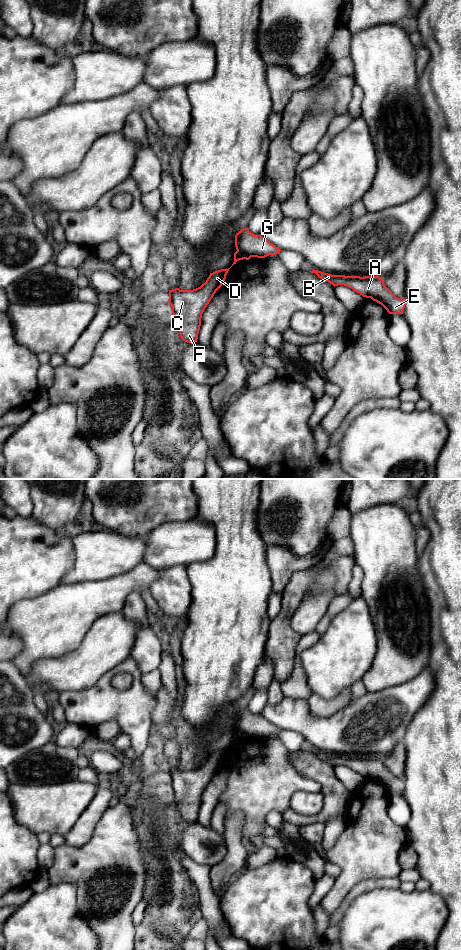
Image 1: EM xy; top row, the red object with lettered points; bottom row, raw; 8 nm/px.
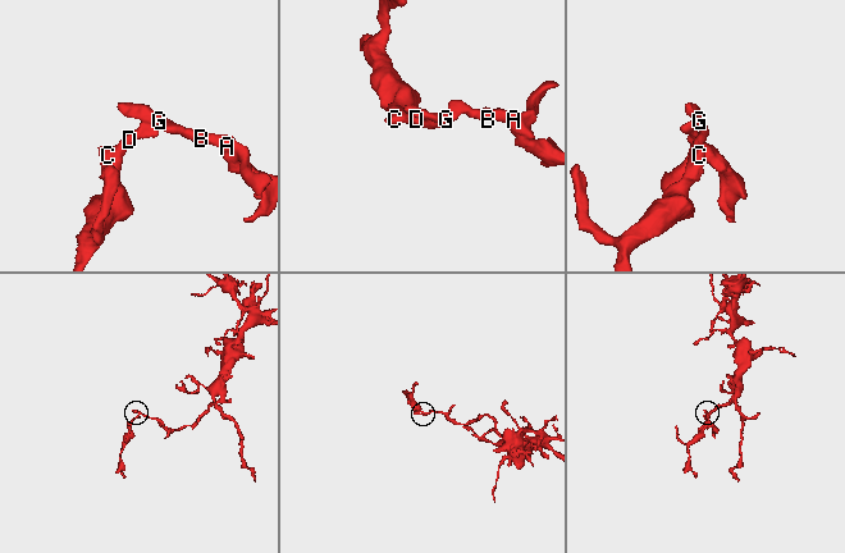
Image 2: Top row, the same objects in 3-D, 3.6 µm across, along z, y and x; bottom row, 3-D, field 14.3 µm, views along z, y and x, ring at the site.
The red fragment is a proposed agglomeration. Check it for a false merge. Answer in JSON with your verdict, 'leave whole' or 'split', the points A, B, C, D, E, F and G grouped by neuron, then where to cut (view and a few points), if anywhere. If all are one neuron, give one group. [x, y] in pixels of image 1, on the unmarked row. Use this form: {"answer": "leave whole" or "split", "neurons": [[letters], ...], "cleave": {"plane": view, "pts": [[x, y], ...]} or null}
{"answer": "split", "neurons": [["A", "B", "E", "G"], ["C", "D", "F"]], "cleave": {"plane": "xy", "pts": [[237, 730], [244, 731], [252, 736]]}}

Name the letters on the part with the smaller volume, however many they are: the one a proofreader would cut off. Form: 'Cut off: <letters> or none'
Cut off: C, D, F

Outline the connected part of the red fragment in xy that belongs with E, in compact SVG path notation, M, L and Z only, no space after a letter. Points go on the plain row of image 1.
M312 750L320 759L332 764L334 767L344 765L363 777L371 778L381 784L389 794L403 794L405 788L404 778L396 777L384 764L380 756L345 756L332 755L318 750Z

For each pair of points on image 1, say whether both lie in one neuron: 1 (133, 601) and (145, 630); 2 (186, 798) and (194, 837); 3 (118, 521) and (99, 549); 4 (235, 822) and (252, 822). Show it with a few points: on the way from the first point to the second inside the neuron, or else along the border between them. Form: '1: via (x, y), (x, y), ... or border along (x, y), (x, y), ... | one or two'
1: via (135, 608), (143, 623) | one
2: border along (196, 821), (191, 824) | two
3: border along (105, 528), (124, 535), (135, 536) | two
4: border along (233, 811), (244, 815), (243, 838) | two

